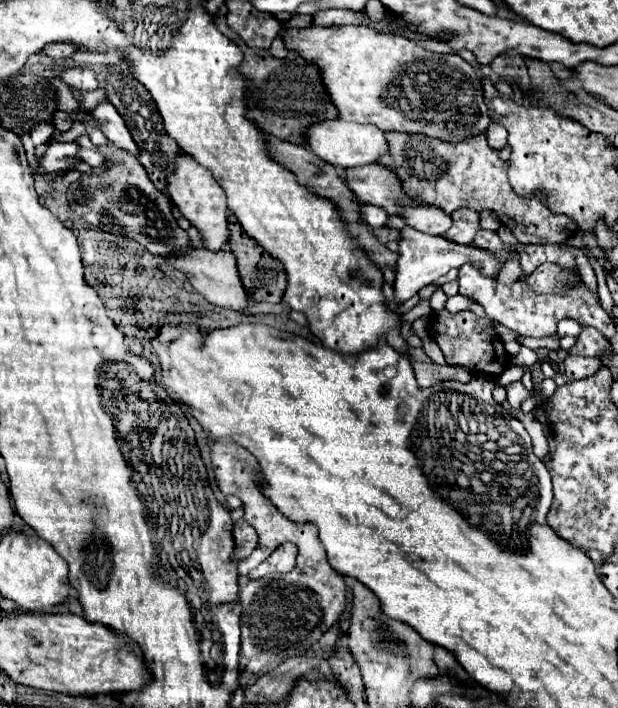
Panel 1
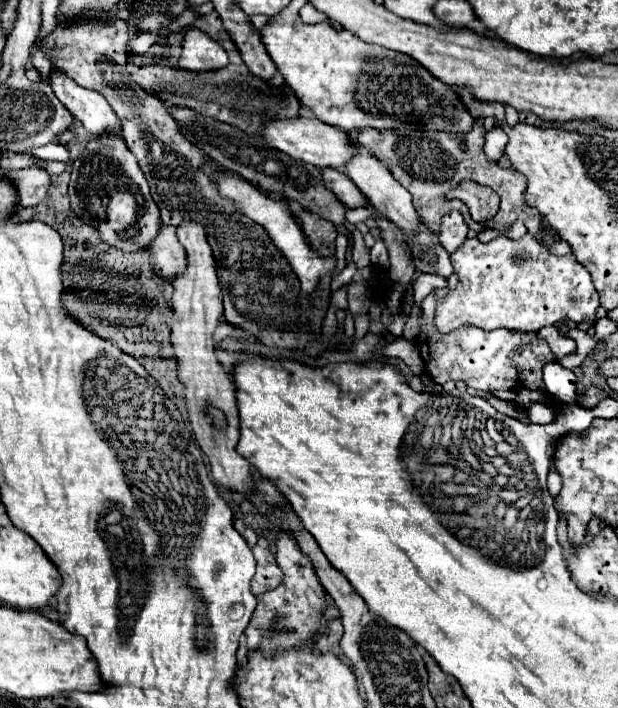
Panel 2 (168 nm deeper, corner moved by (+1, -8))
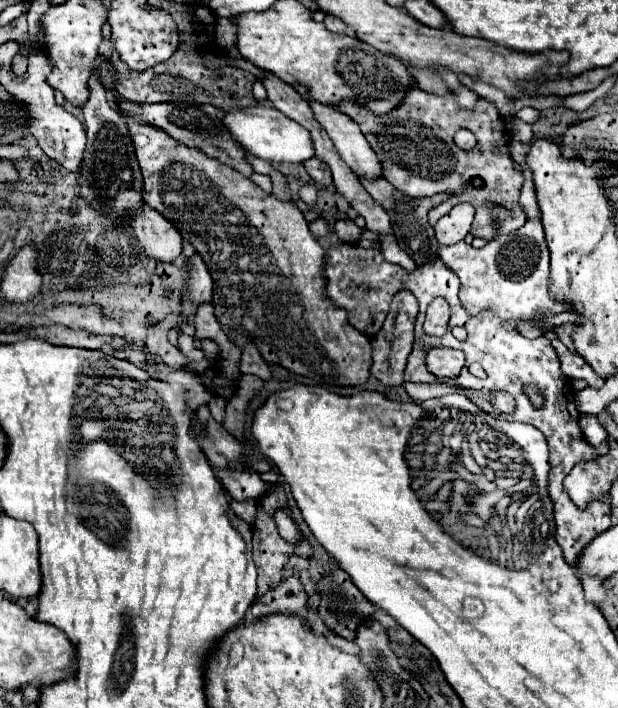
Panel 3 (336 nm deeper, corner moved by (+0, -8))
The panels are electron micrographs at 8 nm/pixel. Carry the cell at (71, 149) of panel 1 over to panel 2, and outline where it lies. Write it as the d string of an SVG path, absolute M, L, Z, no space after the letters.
M39 167L9 171L5 177L17 189L17 203L15 203L17 209L37 205L49 189L49 175L47 175L47 171L43 171Z

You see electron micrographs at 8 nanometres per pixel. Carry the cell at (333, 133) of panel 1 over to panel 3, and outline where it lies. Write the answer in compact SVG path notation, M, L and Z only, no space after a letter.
M268 103L226 113L224 125L248 153L252 153L254 157L266 159L270 163L282 163L282 161L304 163L314 157L314 143L312 143L310 131L300 127L300 123L296 123L294 119L288 119L284 113L280 113Z

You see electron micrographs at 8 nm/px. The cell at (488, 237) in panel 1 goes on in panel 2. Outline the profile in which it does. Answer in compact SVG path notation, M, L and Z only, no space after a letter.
M525 233L521 239L511 241L501 235L489 243L479 243L477 239L467 239L463 247L451 253L451 265L459 277L459 285L435 305L435 327L439 333L449 333L459 325L475 325L487 331L495 327L507 327L511 331L539 331L547 325L557 325L567 317L569 321L595 321L595 311L599 307L597 291L591 283L589 271L575 263L573 255L553 255L543 247L533 235Z

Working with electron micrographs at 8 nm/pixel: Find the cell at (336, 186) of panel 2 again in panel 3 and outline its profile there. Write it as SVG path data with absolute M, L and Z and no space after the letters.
M314 157L314 159L306 161L306 163L304 163L304 167L306 167L308 175L314 179L314 183L316 183L316 185L320 185L322 189L332 185L332 175L330 175L330 171L328 171L328 165L326 165L326 163L322 163L320 159L316 159L316 157Z

